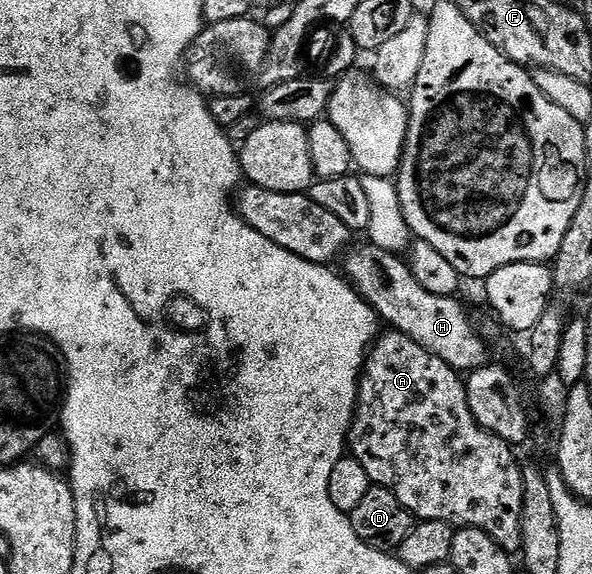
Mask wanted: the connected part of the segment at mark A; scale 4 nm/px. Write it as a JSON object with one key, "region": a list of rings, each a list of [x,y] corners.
{"region":[[[385,331],[369,346],[365,355],[365,368],[357,387],[357,410],[353,412],[353,426],[349,429],[347,449],[355,459],[359,459],[359,463],[363,463],[370,482],[391,491],[395,499],[403,503],[403,507],[413,512],[414,518],[422,521],[446,521],[454,527],[478,529],[491,535],[491,539],[501,544],[510,555],[520,550],[521,520],[523,519],[523,475],[521,474],[523,465],[522,462],[517,462],[517,457],[513,454],[516,453],[514,446],[499,439],[499,435],[487,431],[475,419],[467,403],[467,391],[462,374],[452,369],[447,363],[443,363],[439,355],[431,355],[431,351],[423,351],[423,347],[419,347],[419,343],[415,343],[407,335],[396,331]]]}

